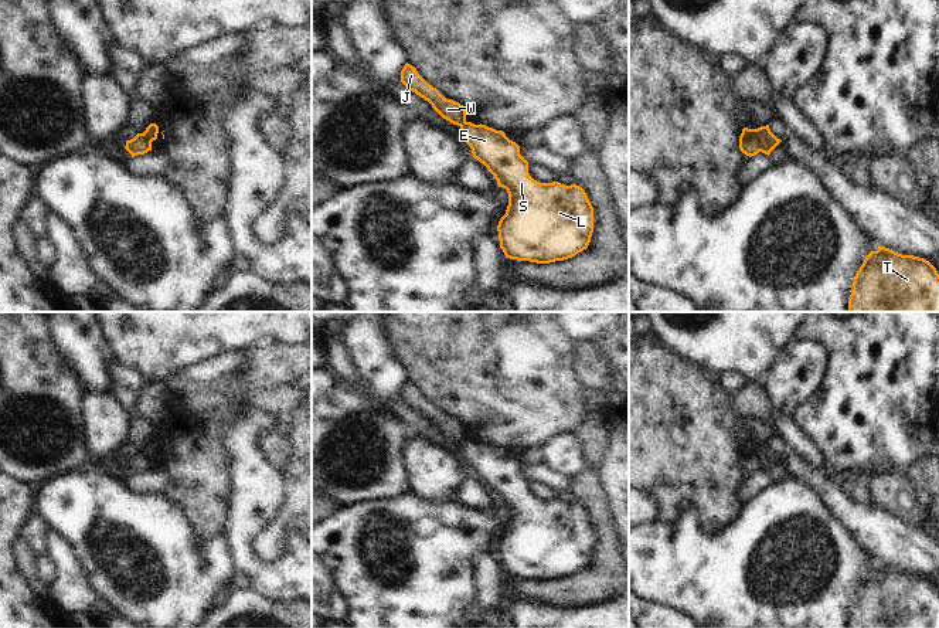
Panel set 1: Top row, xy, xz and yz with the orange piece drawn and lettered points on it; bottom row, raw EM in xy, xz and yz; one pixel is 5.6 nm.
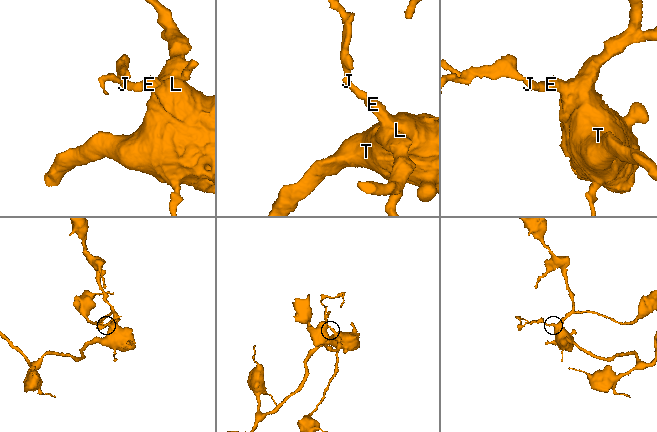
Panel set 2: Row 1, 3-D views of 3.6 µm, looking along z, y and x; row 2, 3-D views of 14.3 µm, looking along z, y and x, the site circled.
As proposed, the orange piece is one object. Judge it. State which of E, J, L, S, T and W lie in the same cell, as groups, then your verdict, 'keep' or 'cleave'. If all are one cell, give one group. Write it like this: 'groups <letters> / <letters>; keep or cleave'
groups E L S T / J W; cleave

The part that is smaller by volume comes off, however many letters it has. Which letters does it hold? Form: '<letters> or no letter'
J, W

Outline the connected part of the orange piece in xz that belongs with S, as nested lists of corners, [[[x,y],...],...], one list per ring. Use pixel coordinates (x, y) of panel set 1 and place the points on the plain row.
[[[463,439],[460,452],[470,464],[473,475],[483,481],[499,505],[508,510],[506,532],[497,543],[506,576],[550,581],[572,576],[588,566],[593,550],[593,525],[582,505],[534,498],[528,490],[528,479],[520,472],[520,464],[501,448]]]

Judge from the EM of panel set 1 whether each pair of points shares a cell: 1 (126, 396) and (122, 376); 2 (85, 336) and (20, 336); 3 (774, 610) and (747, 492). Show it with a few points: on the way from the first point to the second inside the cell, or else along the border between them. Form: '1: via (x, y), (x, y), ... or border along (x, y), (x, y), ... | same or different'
1: via (125, 391), (122, 380) | same
2: border along (47, 326), (53, 345), (70, 365) | different
3: border along (775, 482), (744, 503) | different

